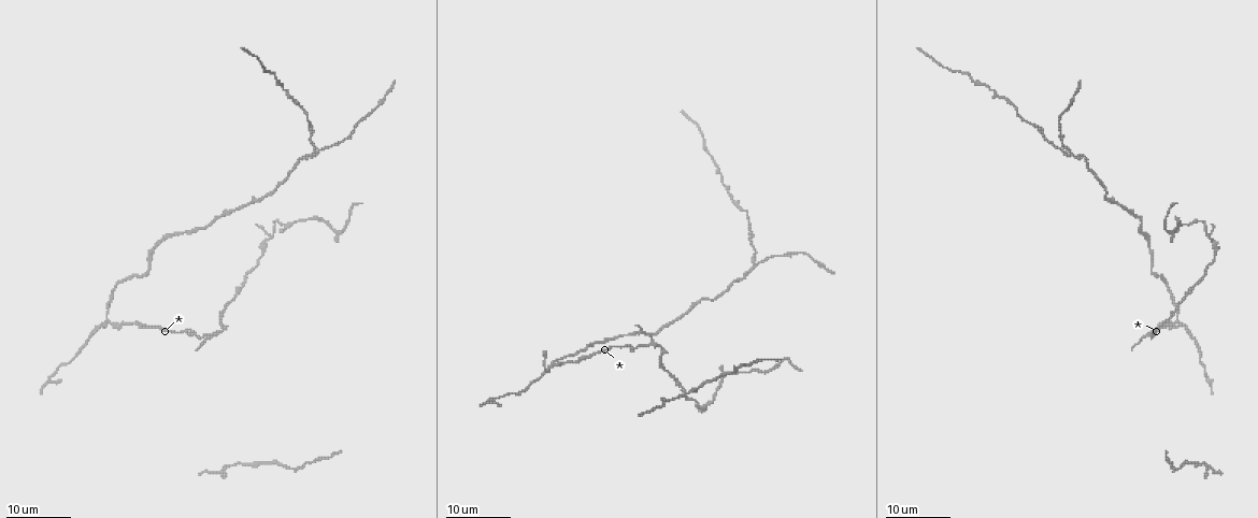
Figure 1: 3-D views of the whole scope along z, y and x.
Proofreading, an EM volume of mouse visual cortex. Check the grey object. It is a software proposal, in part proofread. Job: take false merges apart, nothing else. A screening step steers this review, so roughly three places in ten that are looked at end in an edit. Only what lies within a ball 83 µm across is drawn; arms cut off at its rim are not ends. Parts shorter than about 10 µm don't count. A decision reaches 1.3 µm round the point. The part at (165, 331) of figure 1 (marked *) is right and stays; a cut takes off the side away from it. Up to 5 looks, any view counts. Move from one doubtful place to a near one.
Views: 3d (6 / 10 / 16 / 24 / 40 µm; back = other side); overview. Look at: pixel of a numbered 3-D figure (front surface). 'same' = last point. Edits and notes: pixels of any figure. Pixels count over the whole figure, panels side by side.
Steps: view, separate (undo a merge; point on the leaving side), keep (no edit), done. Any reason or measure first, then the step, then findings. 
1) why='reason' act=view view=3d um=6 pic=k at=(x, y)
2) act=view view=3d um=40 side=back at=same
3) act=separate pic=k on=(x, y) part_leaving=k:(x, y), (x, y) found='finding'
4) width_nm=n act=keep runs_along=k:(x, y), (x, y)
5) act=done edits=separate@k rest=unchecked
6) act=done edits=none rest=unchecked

why='calibre changes' act=view view=3d um=24 pic=1 at=(184, 333)

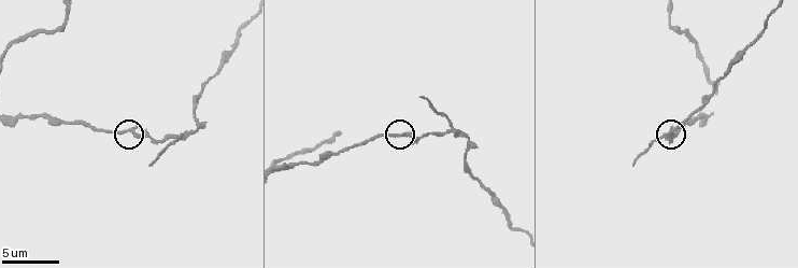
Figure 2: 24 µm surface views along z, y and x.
why='closer look' act=view view=3d um=6 pic=2 at=(399, 135)

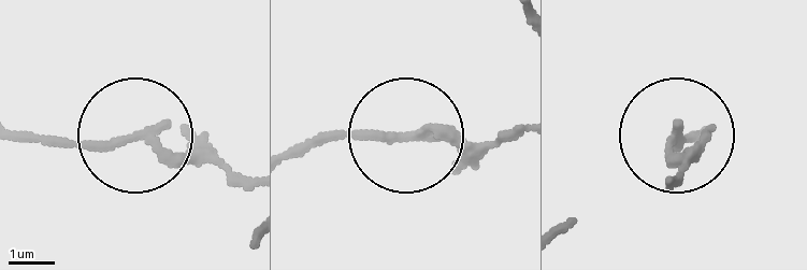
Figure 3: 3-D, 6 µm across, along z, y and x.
width_nm=210 act=separate pic=3 on=(233, 184) found='a second cell is stuck on'

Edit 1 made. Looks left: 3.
why='a narrow waist' act=view view=3d um=16 pic=1 at=(686, 311)

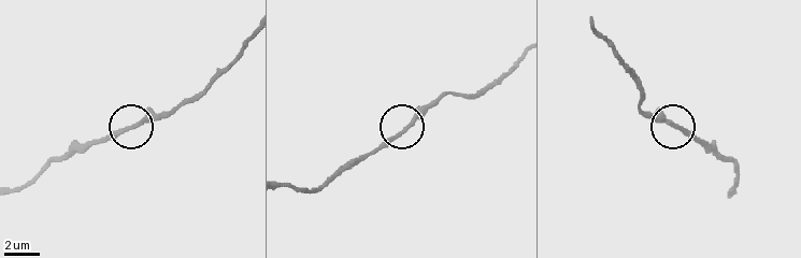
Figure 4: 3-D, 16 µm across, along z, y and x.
act=view view=3d um=6 pic=4 at=(401, 133)

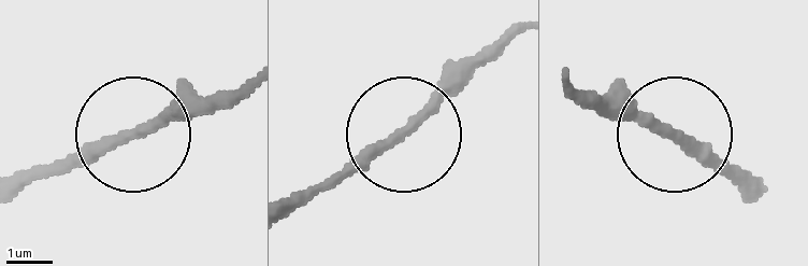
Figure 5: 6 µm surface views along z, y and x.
act=separate pic=5 on=(172, 108) part_leaving=5:(132, 135), (244, 92) found='two cells meet here'

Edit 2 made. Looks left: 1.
act=done edits=separate@3,separate@5 rest=unchecked

